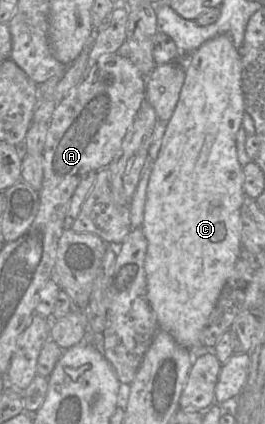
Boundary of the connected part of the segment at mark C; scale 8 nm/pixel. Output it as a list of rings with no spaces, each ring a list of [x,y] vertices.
[[[219,35],[204,42],[191,55],[183,56],[181,59],[185,61],[185,81],[174,113],[166,123],[162,144],[158,156],[153,163],[152,172],[147,185],[144,218],[141,230],[147,240],[147,252],[144,262],[147,299],[156,316],[158,328],[159,330],[169,333],[179,345],[190,350],[191,348],[202,346],[200,344],[200,334],[215,307],[223,287],[234,270],[236,260],[241,251],[241,206],[246,195],[243,190],[243,167],[240,165],[237,157],[236,135],[238,130],[242,127],[245,109],[241,80],[241,58],[238,49],[235,48],[232,39],[228,35]]]

